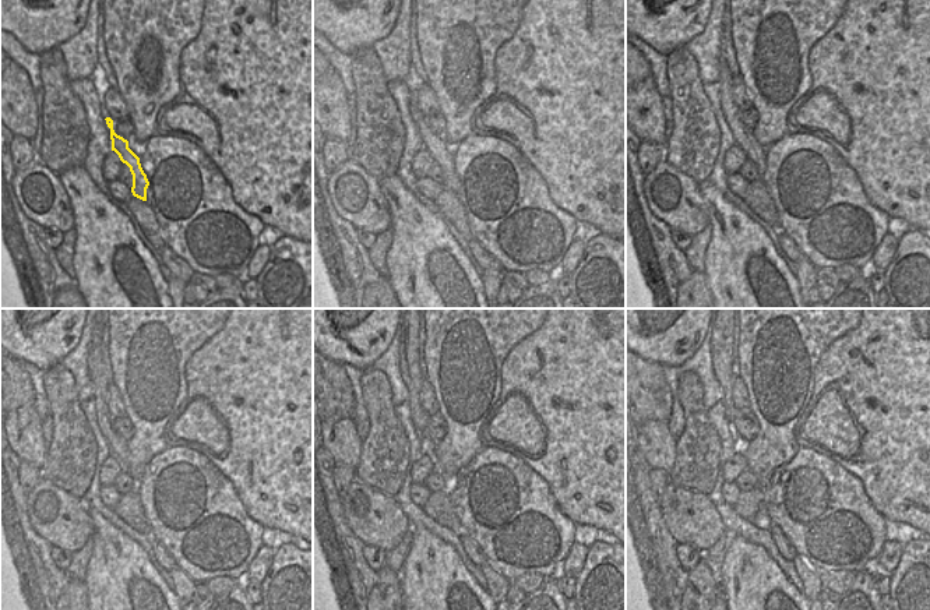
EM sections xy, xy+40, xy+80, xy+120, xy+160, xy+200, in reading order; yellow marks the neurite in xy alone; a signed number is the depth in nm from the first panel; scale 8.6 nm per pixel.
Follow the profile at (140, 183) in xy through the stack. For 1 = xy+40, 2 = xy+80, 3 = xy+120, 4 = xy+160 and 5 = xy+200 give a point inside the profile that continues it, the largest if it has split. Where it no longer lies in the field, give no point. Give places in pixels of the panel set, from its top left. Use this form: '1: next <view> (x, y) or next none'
1: next xy+40 (433, 143)
2: next xy+80 (743, 137)
3: next xy+120 (117, 445)
4: next xy+160 (412, 376)
5: next xy+200 (722, 338)

